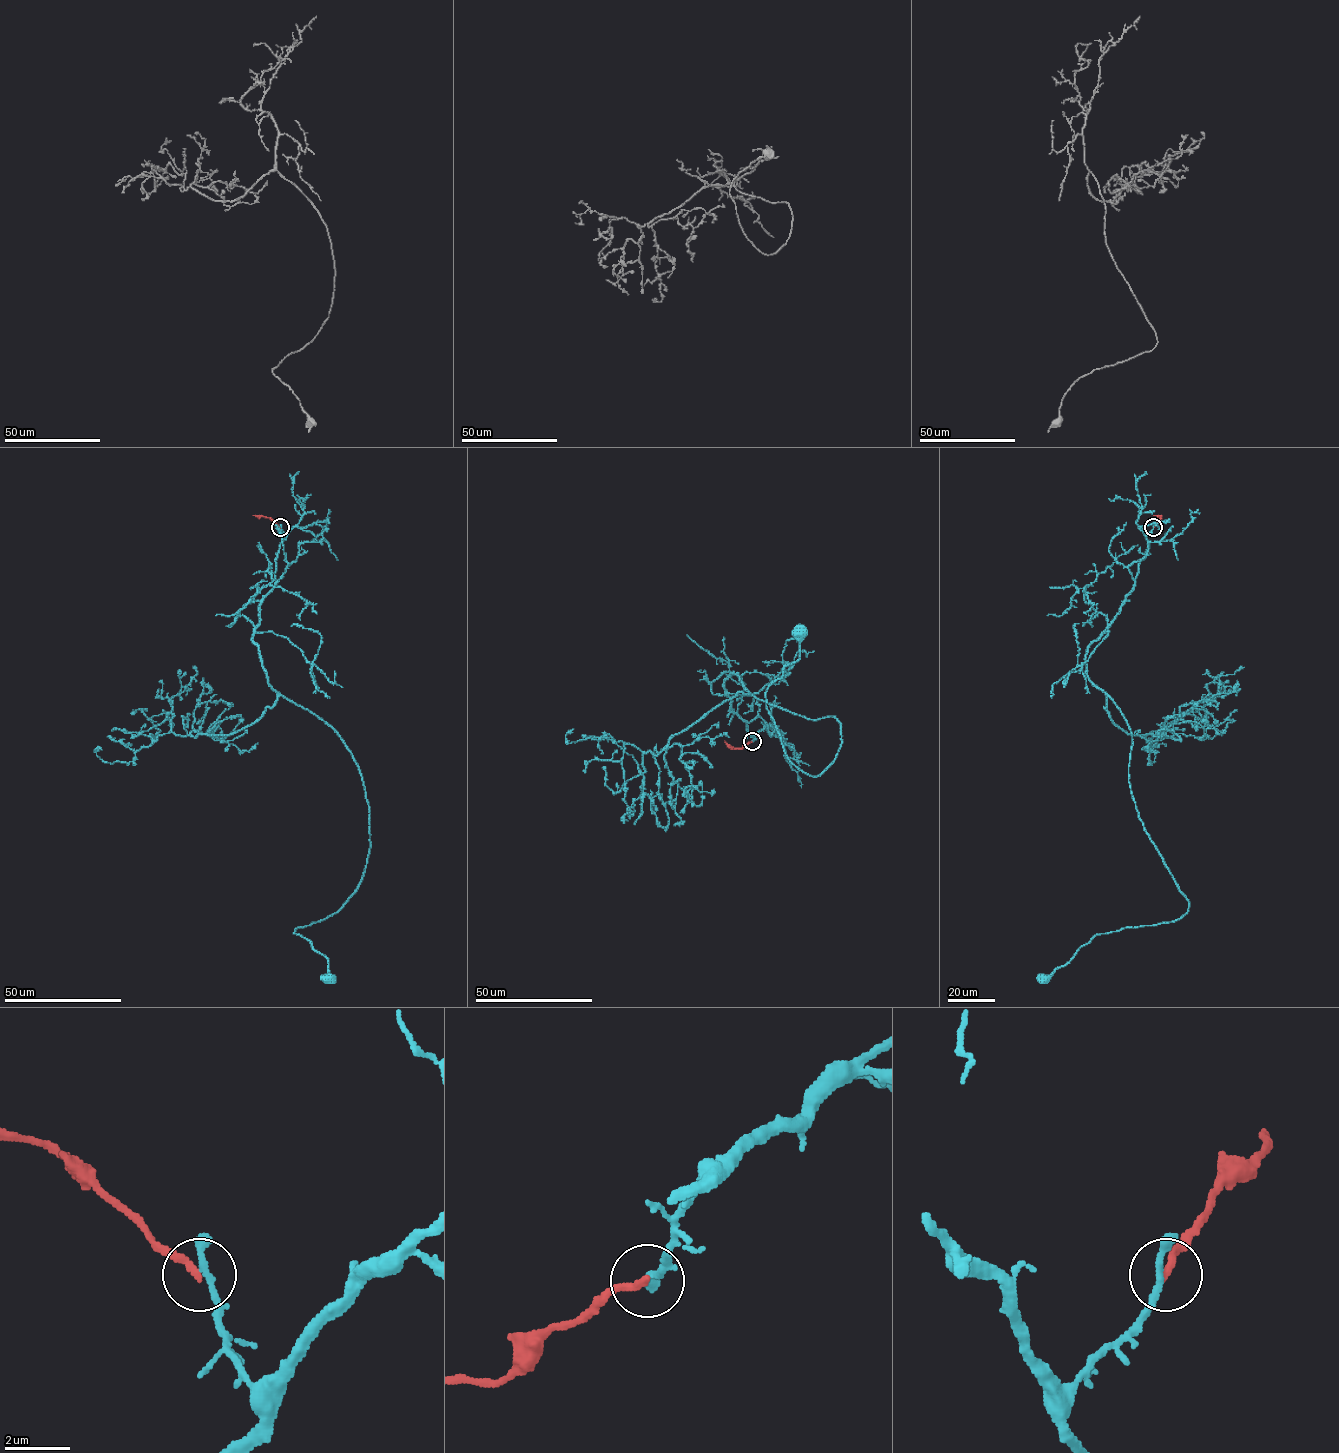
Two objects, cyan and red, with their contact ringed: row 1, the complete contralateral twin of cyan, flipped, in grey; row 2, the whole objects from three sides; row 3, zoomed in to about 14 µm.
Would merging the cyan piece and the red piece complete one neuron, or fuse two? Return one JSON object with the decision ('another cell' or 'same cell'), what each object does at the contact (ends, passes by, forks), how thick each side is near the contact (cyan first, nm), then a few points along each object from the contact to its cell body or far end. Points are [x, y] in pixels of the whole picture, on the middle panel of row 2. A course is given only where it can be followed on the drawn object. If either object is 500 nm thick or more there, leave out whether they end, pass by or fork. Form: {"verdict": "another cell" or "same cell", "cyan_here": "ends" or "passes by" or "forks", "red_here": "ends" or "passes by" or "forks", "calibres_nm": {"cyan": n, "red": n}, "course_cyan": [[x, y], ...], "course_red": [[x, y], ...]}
{"verdict": "another cell", "cyan_here": "ends", "red_here": "ends", "calibres_nm": {"cyan": 320, "red": 240}, "course_cyan": [[752, 741], [732, 673], [780, 707], [833, 716], [836, 757], [800, 770], [767, 708], [800, 632]], "course_red": [[752, 741], [741, 748], [731, 748], [725, 741]]}

